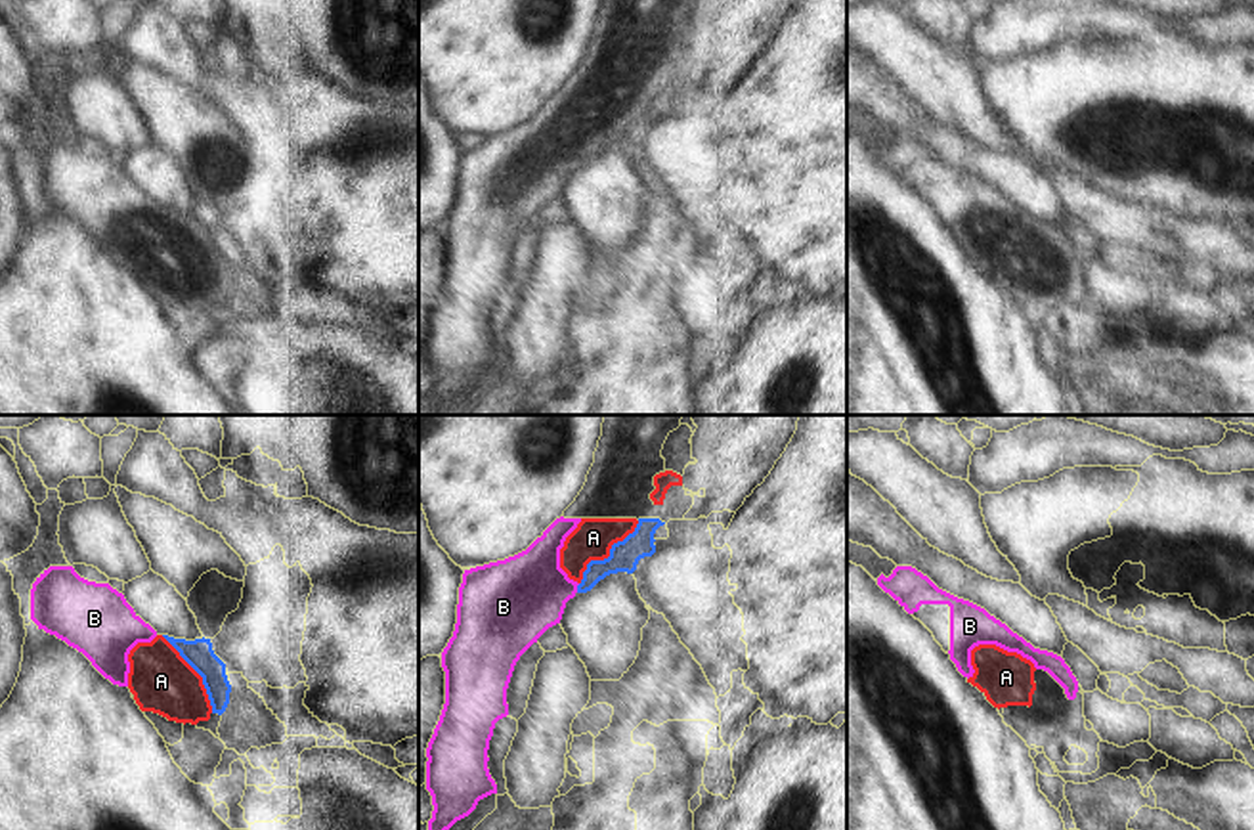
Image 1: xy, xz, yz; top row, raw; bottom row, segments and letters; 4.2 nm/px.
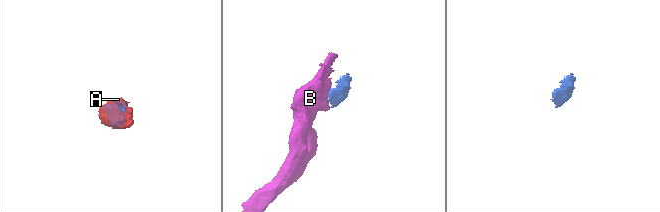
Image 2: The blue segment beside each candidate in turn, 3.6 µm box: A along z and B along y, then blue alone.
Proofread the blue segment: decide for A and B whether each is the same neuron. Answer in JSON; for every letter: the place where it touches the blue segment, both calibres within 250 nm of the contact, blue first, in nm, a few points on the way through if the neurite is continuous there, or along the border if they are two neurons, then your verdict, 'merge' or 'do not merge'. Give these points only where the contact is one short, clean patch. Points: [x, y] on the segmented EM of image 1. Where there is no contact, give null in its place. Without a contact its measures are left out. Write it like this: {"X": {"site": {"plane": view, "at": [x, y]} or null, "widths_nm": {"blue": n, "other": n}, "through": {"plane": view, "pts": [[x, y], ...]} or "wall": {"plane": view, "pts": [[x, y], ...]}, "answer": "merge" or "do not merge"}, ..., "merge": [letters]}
{"A": {"site": {"plane": "xz", "at": [610, 555]}, "widths_nm": {"blue": 130, "other": 170}, "answer": "do not merge"}, "B": {"site": {"plane": "xz", "at": [578, 588]}, "widths_nm": {"blue": 130, "other": 360}, "answer": "do not merge"}, "merge": []}

